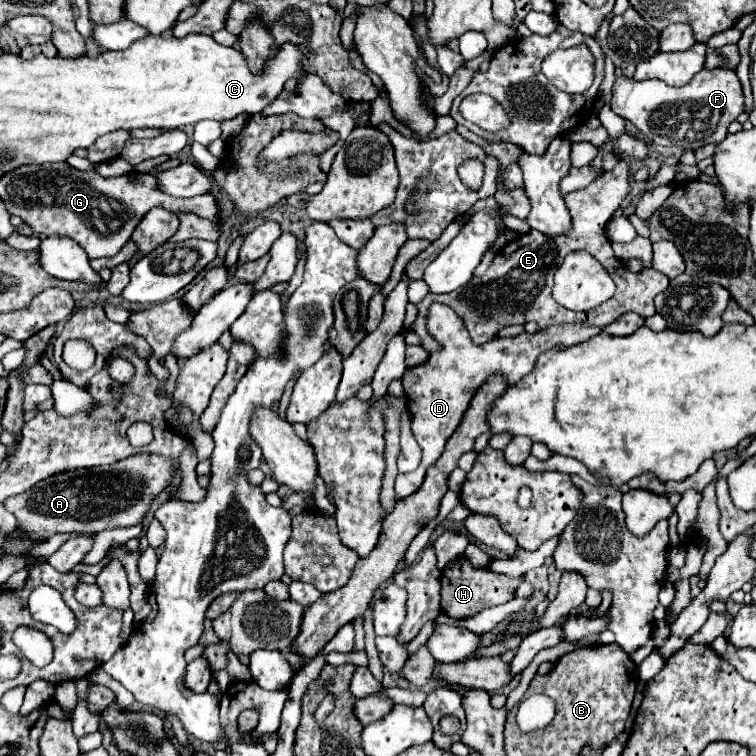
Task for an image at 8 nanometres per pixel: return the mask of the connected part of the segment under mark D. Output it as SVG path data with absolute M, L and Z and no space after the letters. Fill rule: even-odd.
M444 304L430 306L428 330L442 344L442 350L430 354L428 362L416 368L408 368L402 376L402 384L406 390L406 406L412 416L412 434L416 436L422 448L422 462L418 470L396 476L394 485L396 499L408 497L422 486L426 470L442 456L444 444L458 428L474 392L490 374L504 374L510 380L510 384L514 384L532 372L538 354L542 354L544 350L568 348L574 346L576 342L588 340L594 334L602 332L600 328L596 326L592 328L588 324L558 324L558 326L546 326L534 334L522 332L510 338L494 338L492 342L478 346L472 342L462 318L456 316L456 312L450 306Z

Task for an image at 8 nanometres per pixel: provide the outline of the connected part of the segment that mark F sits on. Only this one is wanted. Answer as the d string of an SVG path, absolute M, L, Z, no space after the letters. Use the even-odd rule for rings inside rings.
M700 70L680 88L672 88L660 80L638 82L624 74L616 74L610 108L614 114L632 122L652 144L696 150L726 138L728 124L744 112L744 96L740 80L732 70Z

